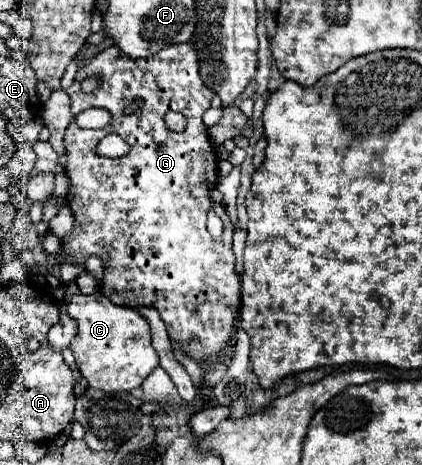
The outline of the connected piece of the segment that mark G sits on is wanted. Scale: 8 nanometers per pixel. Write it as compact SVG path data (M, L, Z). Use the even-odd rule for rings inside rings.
M190 43L170 45L170 47L164 47L164 49L158 51L158 53L150 55L150 57L142 57L142 59L132 59L132 57L128 57L126 53L122 53L116 45L112 45L112 47L106 47L104 51L100 51L88 65L84 65L84 67L76 73L74 83L68 87L68 93L70 93L70 99L72 99L72 105L70 105L72 115L78 115L78 113L82 113L82 111L86 111L86 109L90 109L90 107L106 107L106 109L112 113L112 123L110 123L108 127L104 127L104 129L82 129L82 127L78 127L78 125L72 121L72 123L66 127L66 133L64 133L64 145L66 145L66 167L64 167L64 169L66 169L66 175L68 175L70 181L72 181L72 183L70 183L70 191L68 191L66 197L68 197L68 205L70 205L72 213L74 213L74 227L72 227L72 231L62 239L62 245L64 245L64 255L66 255L68 259L74 259L74 261L64 261L64 263L60 263L60 281L62 281L64 285L66 285L66 283L72 283L72 281L84 271L86 259L88 259L90 255L98 257L98 259L102 261L102 265L104 265L102 293L104 293L108 299L112 299L112 301L118 303L118 305L132 307L132 309L136 309L136 307L154 307L154 309L158 309L162 321L166 323L166 329L168 329L168 335L170 335L172 343L176 343L176 345L178 345L188 357L192 357L202 369L206 369L206 371L222 371L222 369L228 369L228 365L230 365L230 361L232 361L232 353L234 353L234 335L236 335L236 327L240 325L238 311L240 311L242 279L240 279L240 275L238 275L238 271L236 271L236 255L234 255L234 251L232 251L232 231L234 231L232 221L230 221L230 217L226 215L224 205L218 203L218 201L214 201L214 199L210 197L210 193L216 189L216 183L218 183L218 155L216 155L214 145L212 145L212 141L210 141L208 129L206 129L206 125L202 123L202 115L206 113L206 109L210 109L210 101L212 101L212 97L214 97L214 91L210 91L210 89L204 85L204 81L202 81L202 77L200 77L200 73L198 73L198 65L200 65L198 49L196 49L194 45L190 45ZM90 73L98 73L100 79L102 79L102 85L100 85L98 91L94 91L94 93L88 95L88 93L82 91L80 85L82 85L82 81L86 79L86 75L90 75ZM136 97L144 99L144 107L138 109L138 111L128 111L128 103L130 103L132 99L136 99ZM166 111L178 111L178 113L182 113L182 115L188 119L186 131L174 133L174 131L166 129L166 125L164 125L164 113L166 113ZM110 133L120 135L120 137L130 145L130 151L128 151L126 155L122 155L122 157L100 157L100 155L96 153L98 143L100 143L106 135L110 135ZM208 211L214 211L214 213L224 221L224 233L222 233L220 239L212 239L212 237L208 235L208 231L206 231L206 215L208 215Z

